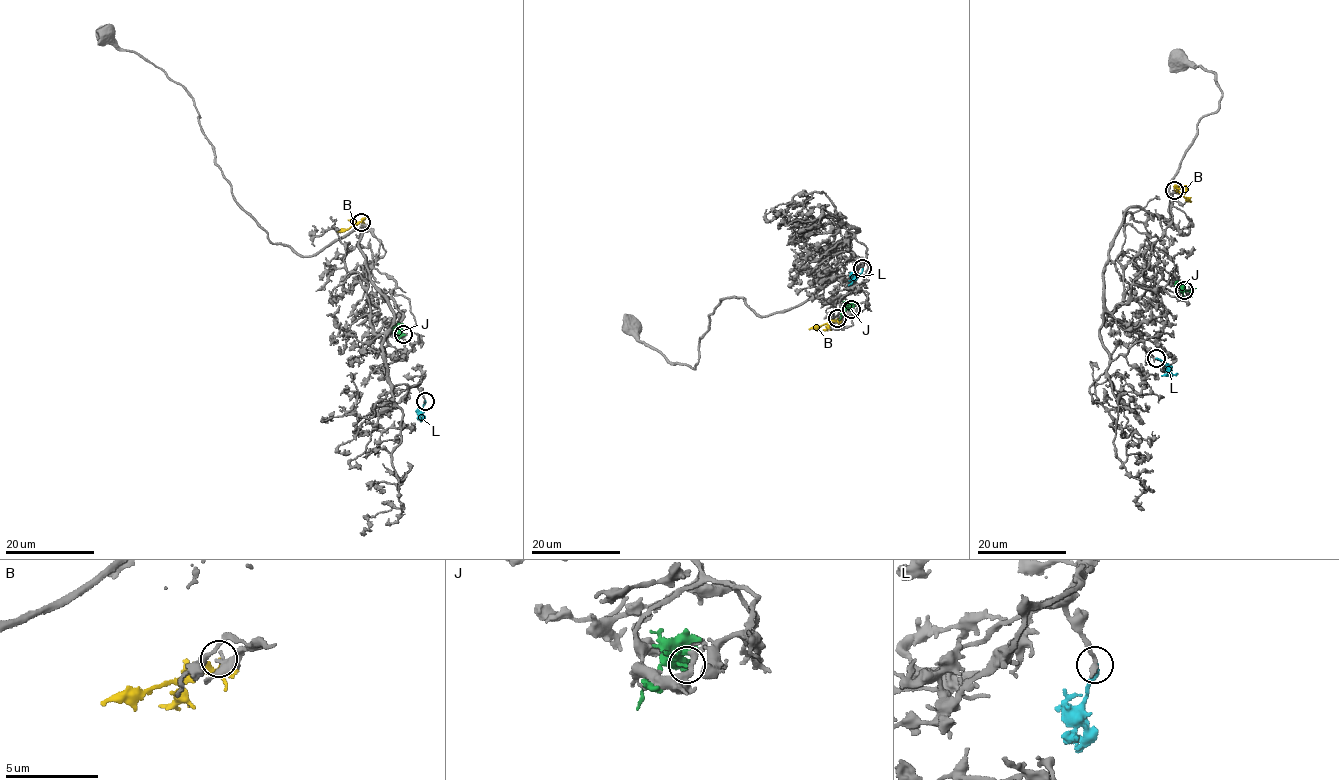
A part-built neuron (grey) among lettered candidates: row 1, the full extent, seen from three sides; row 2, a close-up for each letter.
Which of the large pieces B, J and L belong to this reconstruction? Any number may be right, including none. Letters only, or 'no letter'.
L

